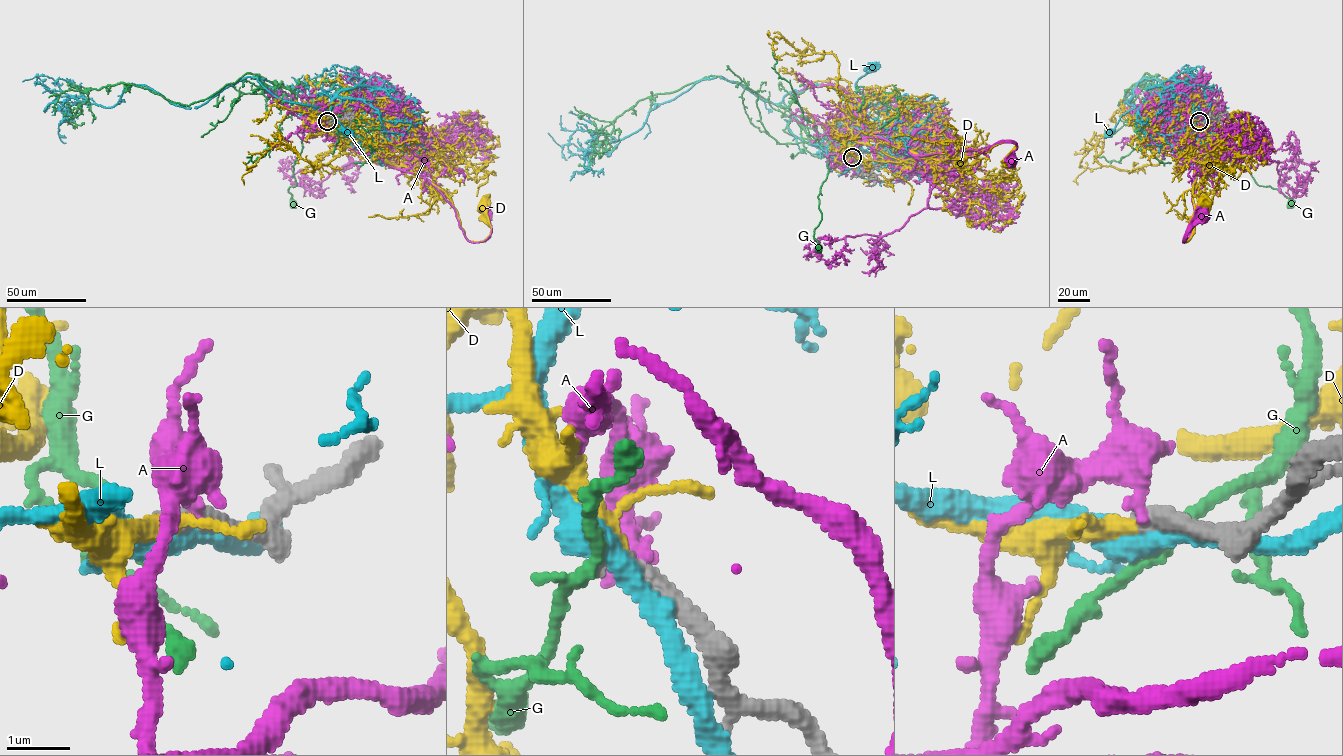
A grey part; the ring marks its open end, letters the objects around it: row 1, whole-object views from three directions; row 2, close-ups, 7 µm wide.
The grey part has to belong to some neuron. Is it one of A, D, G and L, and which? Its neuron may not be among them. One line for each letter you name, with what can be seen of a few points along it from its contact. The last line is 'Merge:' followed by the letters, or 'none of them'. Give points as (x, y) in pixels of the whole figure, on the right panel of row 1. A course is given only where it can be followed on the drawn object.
D: via (1199, 122), (1183, 124), (1183, 141), (1198, 165), (1193, 196), (1195, 227), (1185, 241), (1190, 219), (1202, 204)
Merge: D

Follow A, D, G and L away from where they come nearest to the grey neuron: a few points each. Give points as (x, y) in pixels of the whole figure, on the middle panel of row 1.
A: (853, 157), (852, 149), (866, 137), (878, 137), (914, 155), (983, 152), (1013, 142), (1014, 161)
D: (852, 157), (850, 149), (861, 141), (882, 141), (919, 156), (987, 152), (1013, 142), (1009, 160)
G: (852, 157), (849, 161), (829, 157), (827, 177), (818, 196), (821, 220), (814, 230), (814, 238), (819, 248)
L: (853, 158), (850, 116), (856, 105), (847, 102), (843, 106), (854, 117), (860, 115), (856, 83), (874, 66)

